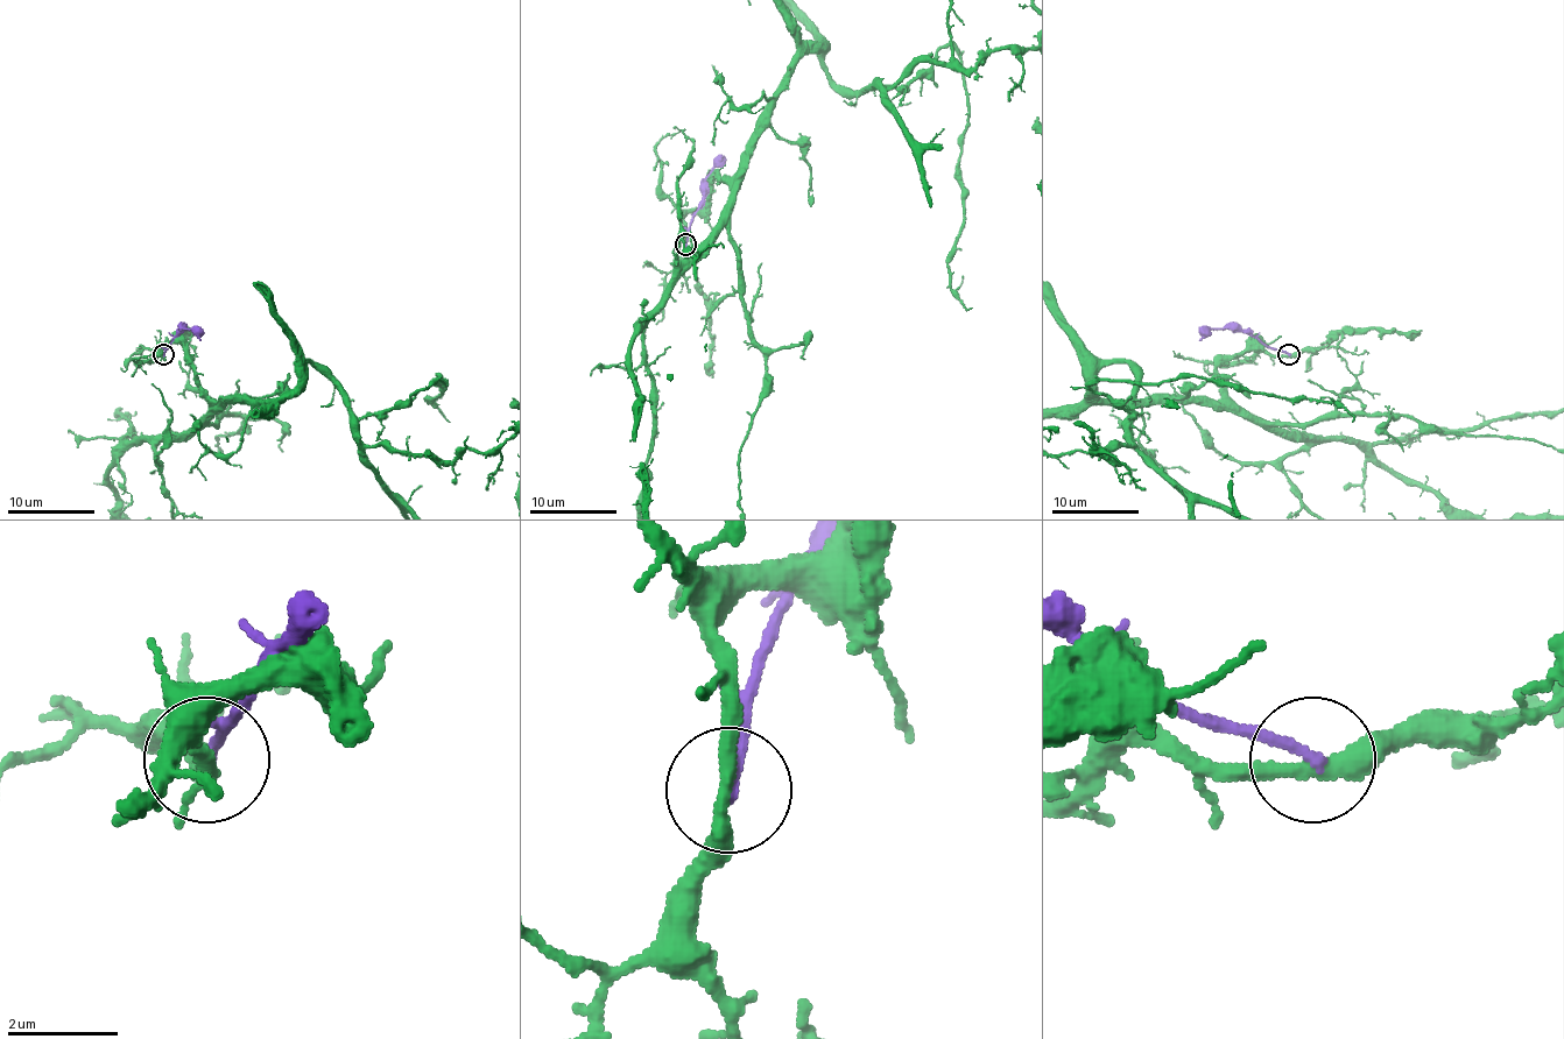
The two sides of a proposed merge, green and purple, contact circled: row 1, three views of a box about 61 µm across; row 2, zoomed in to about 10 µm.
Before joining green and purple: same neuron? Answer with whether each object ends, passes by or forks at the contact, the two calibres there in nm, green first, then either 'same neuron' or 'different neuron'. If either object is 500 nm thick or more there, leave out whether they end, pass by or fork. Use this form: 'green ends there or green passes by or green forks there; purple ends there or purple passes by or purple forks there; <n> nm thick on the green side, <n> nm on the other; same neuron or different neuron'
green passes by; purple ends there; 320 nm thick on the green side, 190 nm on the other; different neuron

